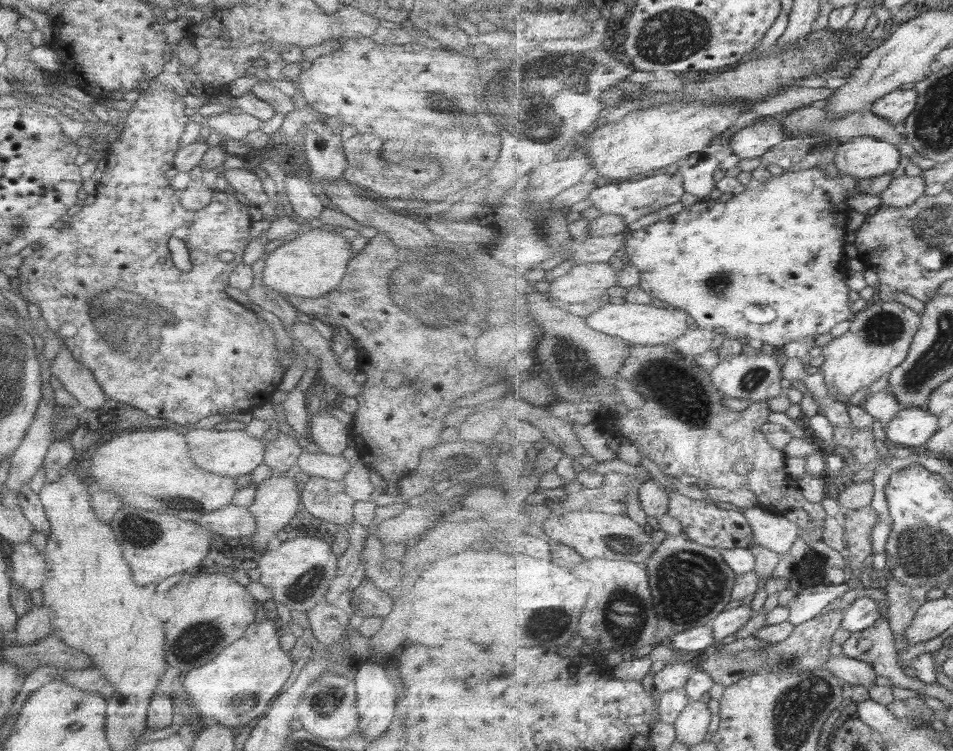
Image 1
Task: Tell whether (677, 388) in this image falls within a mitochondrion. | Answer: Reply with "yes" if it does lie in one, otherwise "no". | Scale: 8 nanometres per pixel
yes

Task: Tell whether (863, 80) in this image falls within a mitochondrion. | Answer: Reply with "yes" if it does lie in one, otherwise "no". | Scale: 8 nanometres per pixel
no

